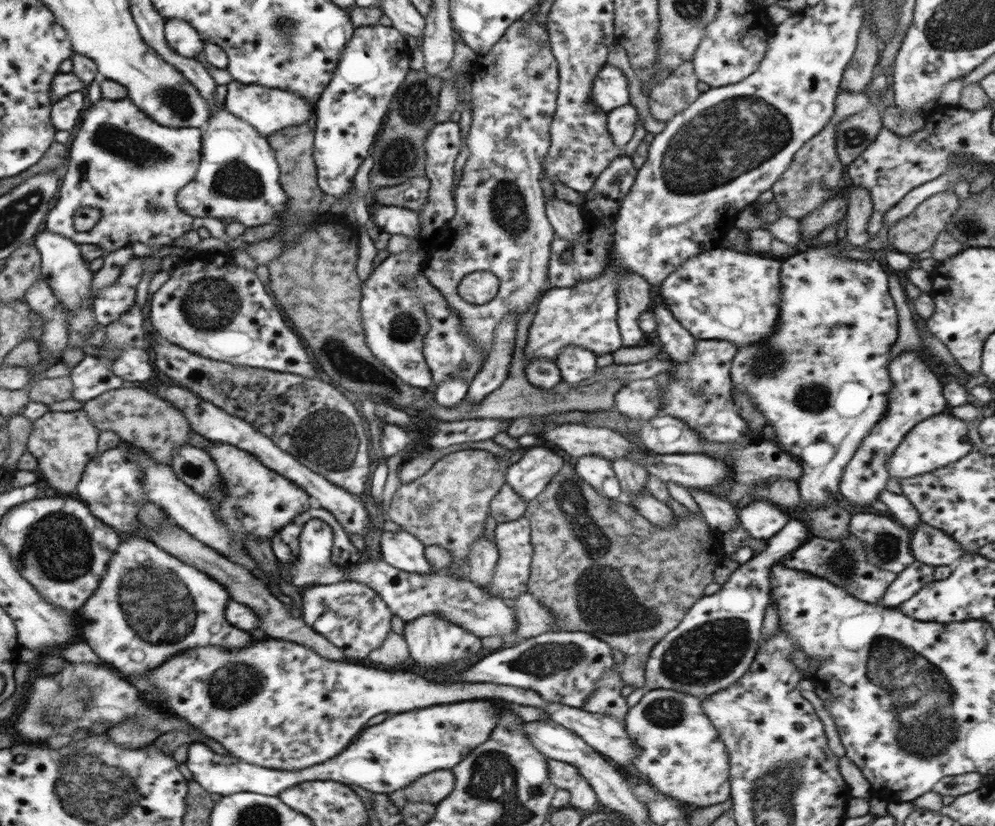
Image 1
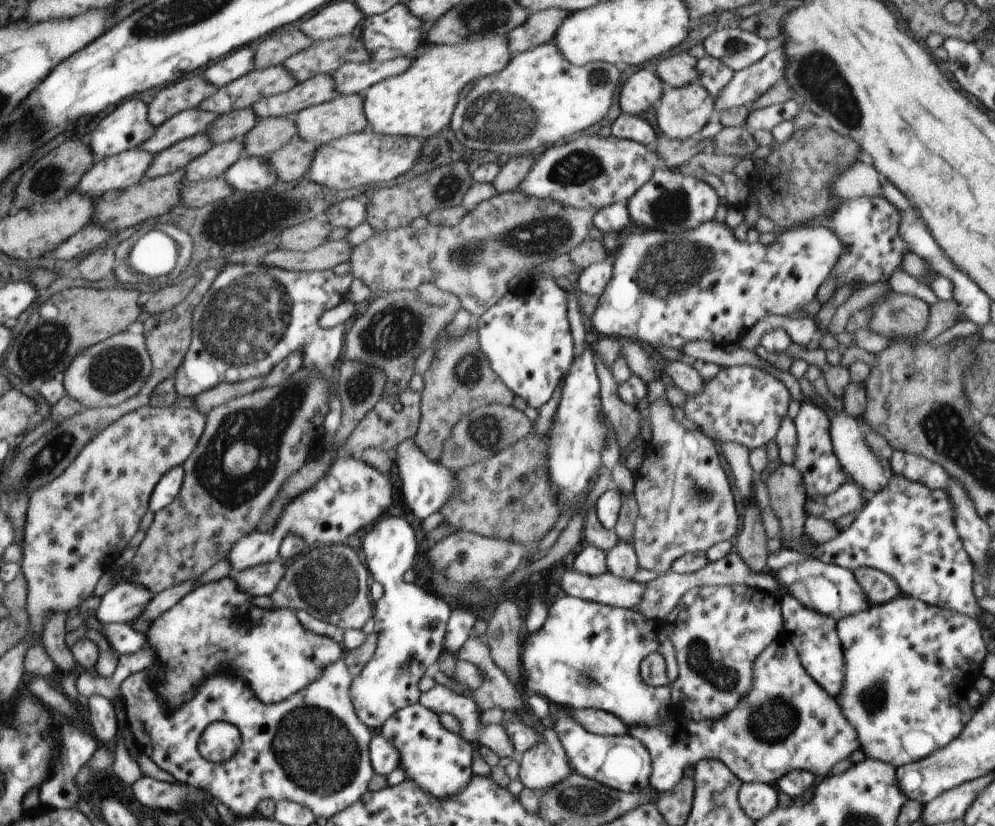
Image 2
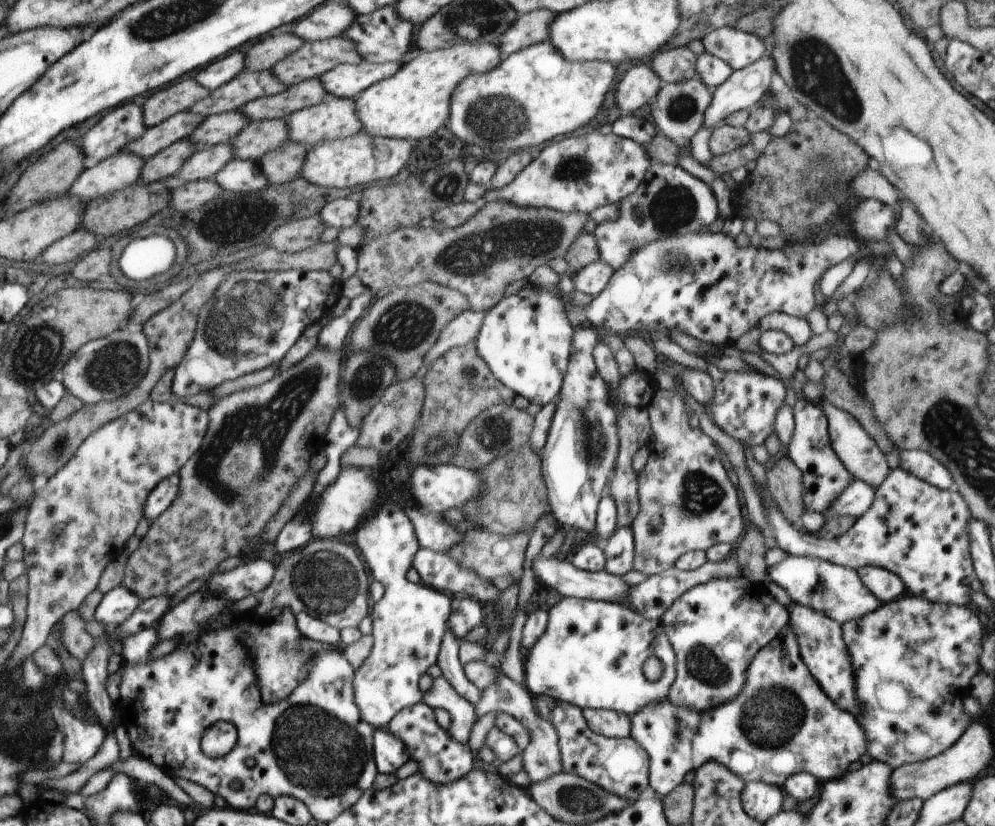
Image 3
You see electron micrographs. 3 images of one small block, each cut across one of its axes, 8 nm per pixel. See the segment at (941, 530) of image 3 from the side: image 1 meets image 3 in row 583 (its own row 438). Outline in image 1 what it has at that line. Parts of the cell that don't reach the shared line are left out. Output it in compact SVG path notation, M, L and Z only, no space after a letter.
M948 411L921 420L912 430L906 433L898 447L888 457L886 470L896 479L920 476L932 472L950 463L964 458L974 451L974 444L968 438L966 422L954 417Z

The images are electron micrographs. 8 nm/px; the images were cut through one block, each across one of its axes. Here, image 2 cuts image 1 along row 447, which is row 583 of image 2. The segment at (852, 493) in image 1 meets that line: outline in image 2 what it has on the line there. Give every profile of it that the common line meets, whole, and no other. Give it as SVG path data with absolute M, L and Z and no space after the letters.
M871 567L853 572L871 606L884 605L902 594L899 585L887 574Z

